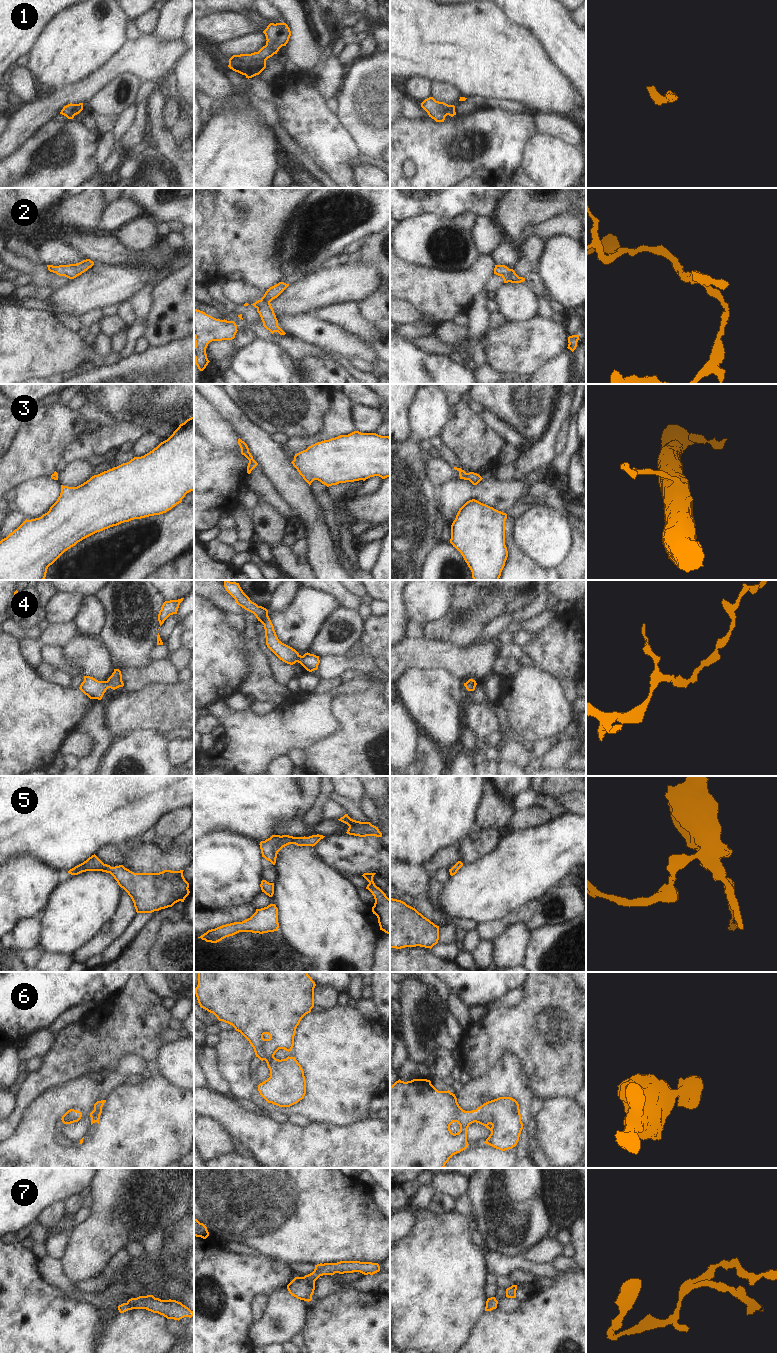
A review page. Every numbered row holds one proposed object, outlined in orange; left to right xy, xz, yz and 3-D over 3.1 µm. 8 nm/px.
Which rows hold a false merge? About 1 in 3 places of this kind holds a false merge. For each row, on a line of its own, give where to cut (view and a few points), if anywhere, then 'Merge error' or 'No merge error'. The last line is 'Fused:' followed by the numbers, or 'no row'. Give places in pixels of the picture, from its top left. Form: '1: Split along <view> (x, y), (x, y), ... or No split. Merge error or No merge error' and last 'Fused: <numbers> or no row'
1: No split. No merge error
2: Split along yz (511, 269), (502, 276). Merge error
3: No split. No merge error
4: No split. No merge error
5: No split. No merge error
6: No split. No merge error
7: No split. No merge error
Fused: 2

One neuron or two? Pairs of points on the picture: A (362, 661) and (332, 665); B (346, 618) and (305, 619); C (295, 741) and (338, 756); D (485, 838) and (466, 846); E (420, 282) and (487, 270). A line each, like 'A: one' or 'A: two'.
A: one
B: two
C: two
D: one
E: one

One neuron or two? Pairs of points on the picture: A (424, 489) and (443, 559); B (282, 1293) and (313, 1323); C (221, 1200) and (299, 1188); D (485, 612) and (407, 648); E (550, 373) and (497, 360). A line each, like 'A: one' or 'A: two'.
A: two
B: two
C: one
D: two
E: two

